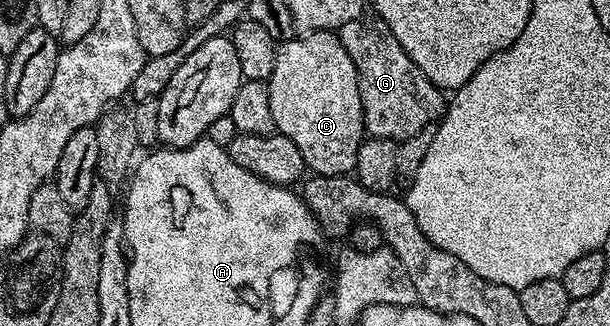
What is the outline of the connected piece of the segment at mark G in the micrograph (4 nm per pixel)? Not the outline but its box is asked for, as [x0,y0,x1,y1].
[336,16,447,143]

